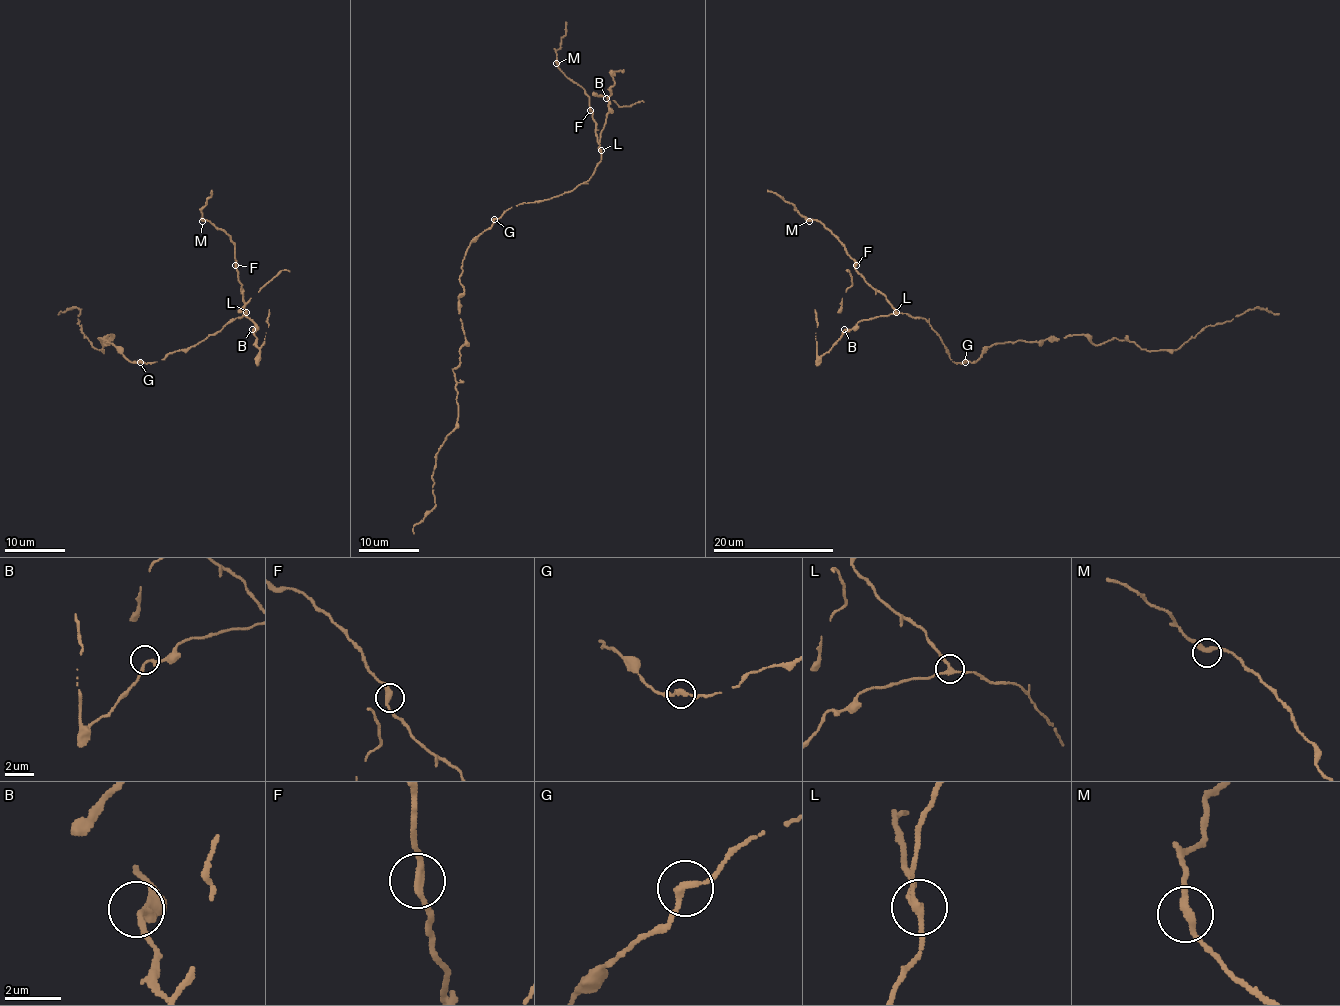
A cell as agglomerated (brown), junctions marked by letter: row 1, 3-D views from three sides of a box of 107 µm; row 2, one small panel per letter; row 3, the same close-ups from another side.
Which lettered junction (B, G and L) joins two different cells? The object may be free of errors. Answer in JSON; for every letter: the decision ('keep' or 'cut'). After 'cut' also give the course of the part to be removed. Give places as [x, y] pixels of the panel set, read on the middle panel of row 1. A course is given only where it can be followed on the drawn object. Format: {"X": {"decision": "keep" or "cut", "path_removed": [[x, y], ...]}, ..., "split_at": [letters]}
{"B": {"decision": "keep"}, "G": {"decision": "keep"}, "L": {"decision": "cut", "path_removed": [[600, 150], [590, 97], [558, 66], [556, 50], [565, 33], [565, 21]]}, "split_at": ["L"]}

